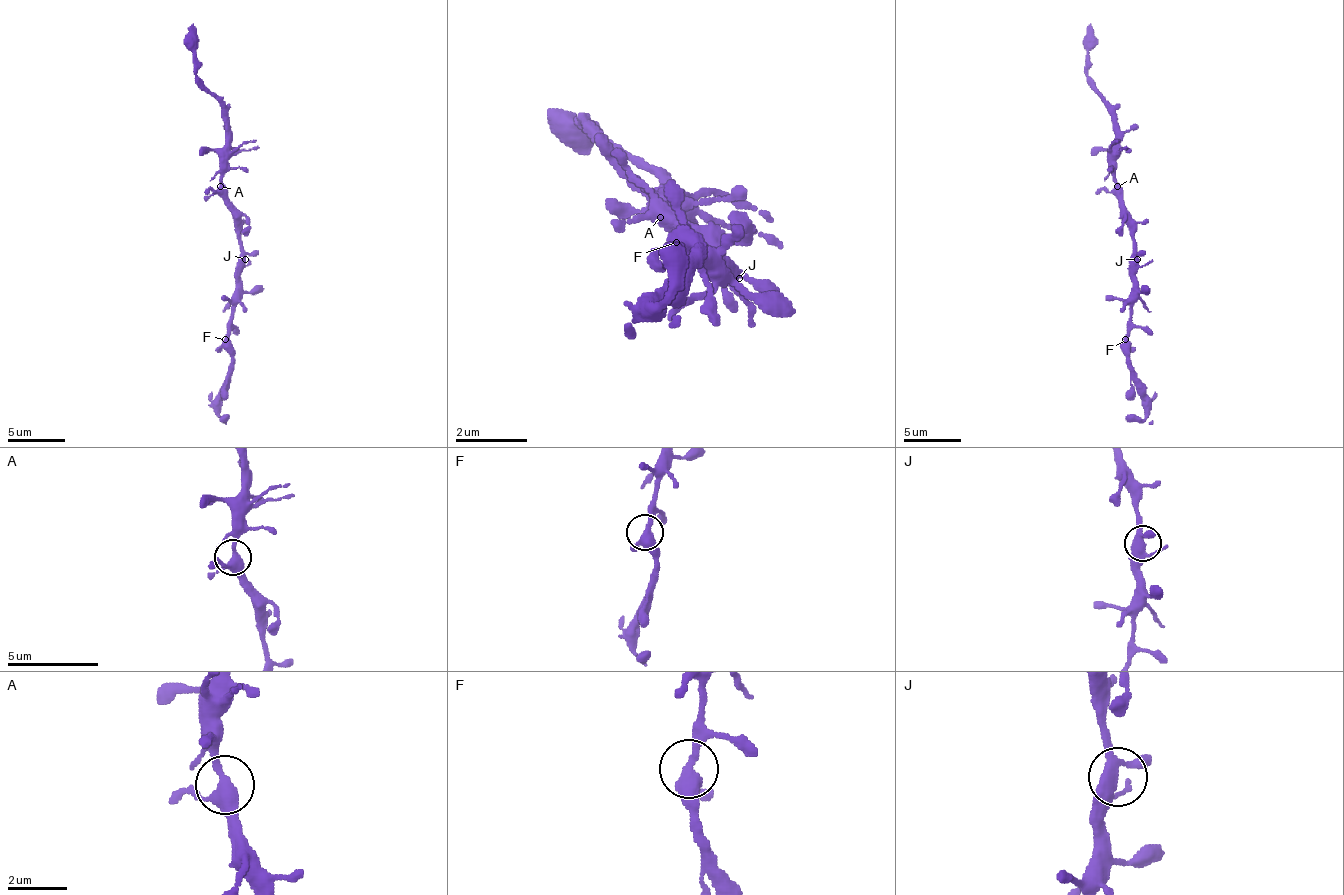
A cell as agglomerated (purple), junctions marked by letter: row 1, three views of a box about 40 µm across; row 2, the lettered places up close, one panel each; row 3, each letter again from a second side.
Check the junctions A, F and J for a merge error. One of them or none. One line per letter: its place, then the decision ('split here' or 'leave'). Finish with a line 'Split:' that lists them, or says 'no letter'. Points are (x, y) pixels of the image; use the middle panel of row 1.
A: place (660, 217); leave
F: place (676, 242); leave
J: place (739, 278); leave
Split: no letter

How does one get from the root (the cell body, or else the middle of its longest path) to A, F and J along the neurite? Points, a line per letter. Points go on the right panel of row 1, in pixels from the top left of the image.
A: (1134, 221), (1125, 210), (1122, 193), (1117, 187)
F: (1134, 221), (1134, 305), (1125, 339)
J: (1134, 221), (1134, 256), (1137, 259)

